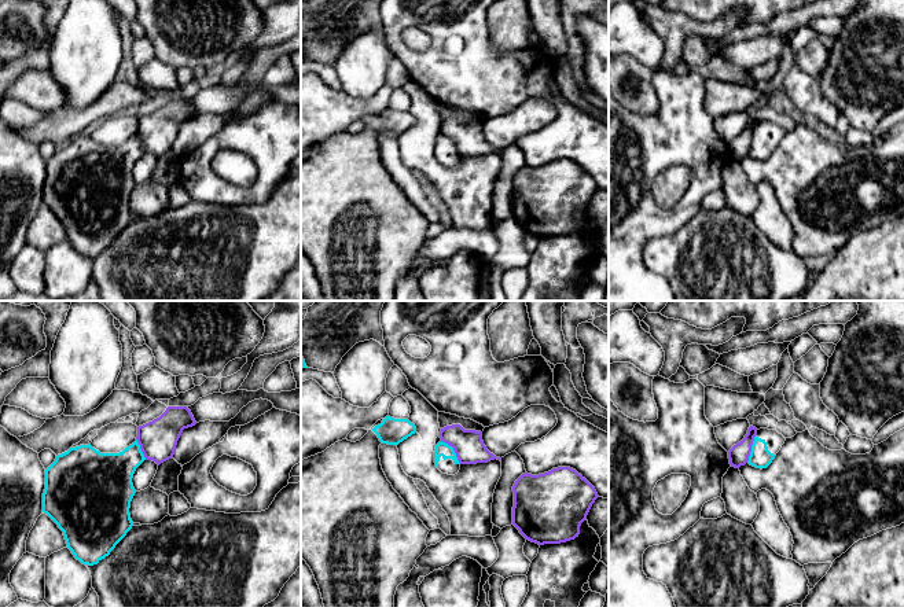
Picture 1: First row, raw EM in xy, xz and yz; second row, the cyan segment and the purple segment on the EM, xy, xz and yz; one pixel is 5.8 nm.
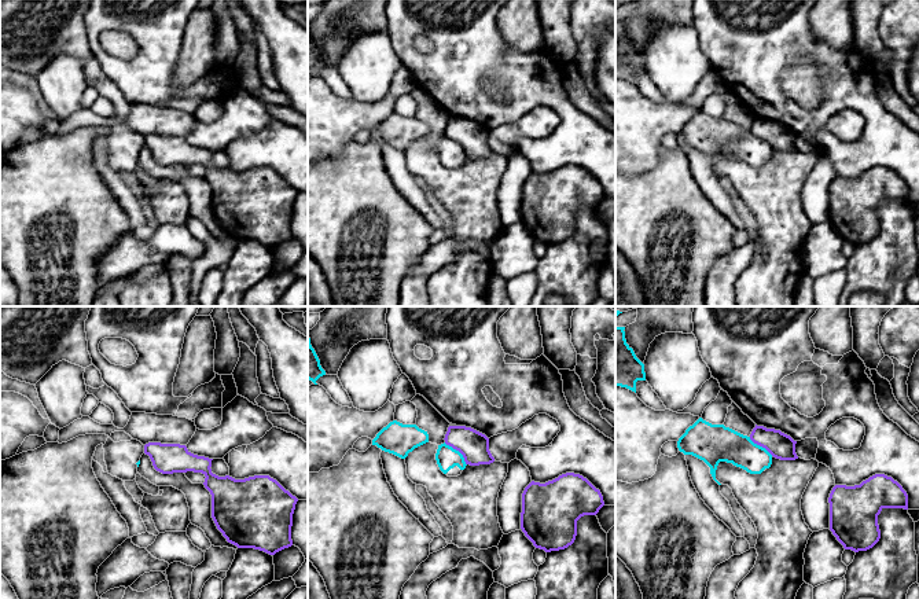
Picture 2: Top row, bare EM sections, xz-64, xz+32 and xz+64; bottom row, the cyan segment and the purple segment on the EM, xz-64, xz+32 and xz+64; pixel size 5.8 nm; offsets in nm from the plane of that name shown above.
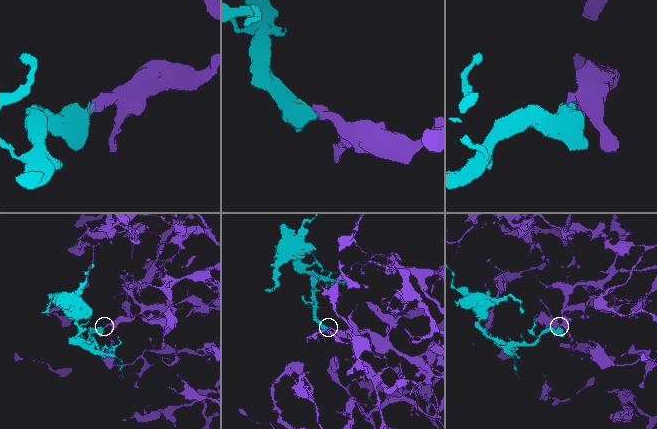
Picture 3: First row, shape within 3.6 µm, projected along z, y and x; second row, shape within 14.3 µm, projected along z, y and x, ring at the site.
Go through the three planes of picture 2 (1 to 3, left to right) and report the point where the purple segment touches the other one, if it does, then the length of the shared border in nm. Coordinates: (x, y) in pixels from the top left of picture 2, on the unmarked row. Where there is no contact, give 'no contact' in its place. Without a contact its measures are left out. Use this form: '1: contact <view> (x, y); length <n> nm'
1: no contact
2: contact xz+32 (458, 143); length 190 nm
3: contact xz+64 (761, 139); length 180 nm

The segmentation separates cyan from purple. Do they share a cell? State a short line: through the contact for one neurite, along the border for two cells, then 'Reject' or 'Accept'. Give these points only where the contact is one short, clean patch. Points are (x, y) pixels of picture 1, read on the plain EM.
Line: xz (441, 132), (452, 140), (460, 155). Reject

